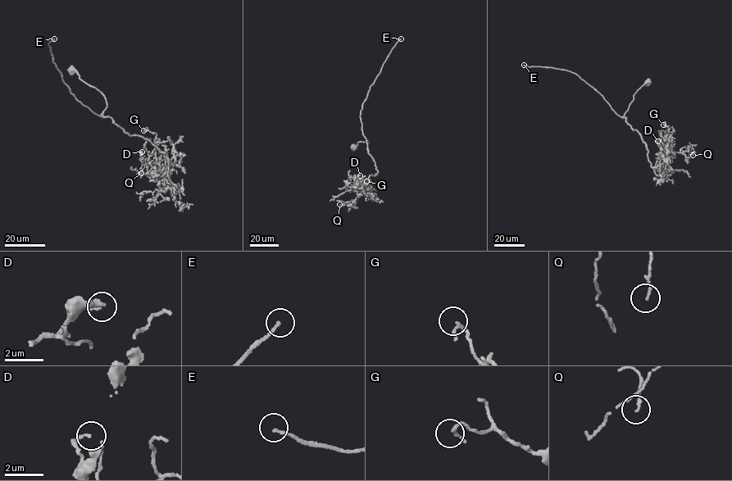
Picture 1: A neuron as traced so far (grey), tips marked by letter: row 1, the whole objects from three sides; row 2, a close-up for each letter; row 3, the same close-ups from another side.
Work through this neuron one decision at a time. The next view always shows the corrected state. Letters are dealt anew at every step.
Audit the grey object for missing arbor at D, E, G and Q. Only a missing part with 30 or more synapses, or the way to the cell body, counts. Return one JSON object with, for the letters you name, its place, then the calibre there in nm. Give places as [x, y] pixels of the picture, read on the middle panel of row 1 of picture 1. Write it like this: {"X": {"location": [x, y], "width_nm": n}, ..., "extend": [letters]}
{"E": {"location": [401, 38], "width_nm": 140}, "extend": ["E"]}

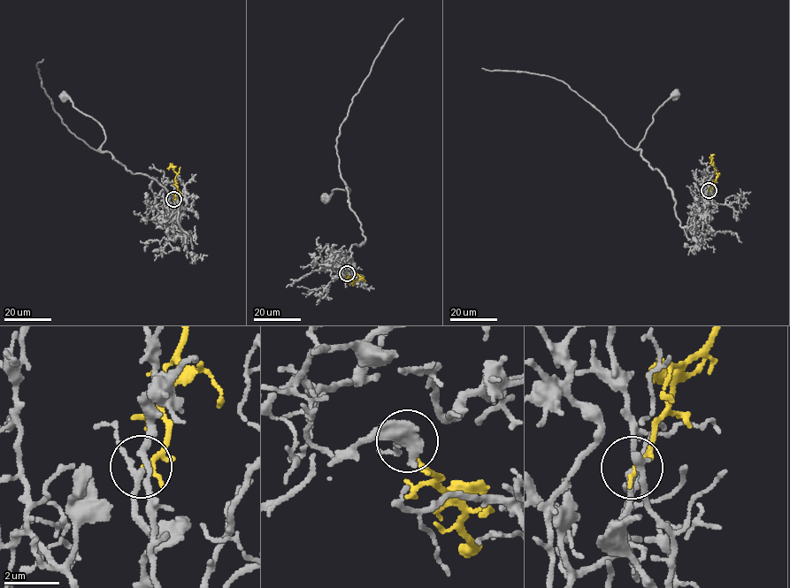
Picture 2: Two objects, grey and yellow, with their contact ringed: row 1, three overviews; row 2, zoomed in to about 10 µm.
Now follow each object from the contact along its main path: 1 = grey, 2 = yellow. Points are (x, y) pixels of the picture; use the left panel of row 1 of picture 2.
1: (173, 199), (179, 224), (189, 235), (178, 222), (174, 195), (101, 150), (103, 129), (65, 95)
2: (173, 199), (177, 187), (176, 173), (172, 164)

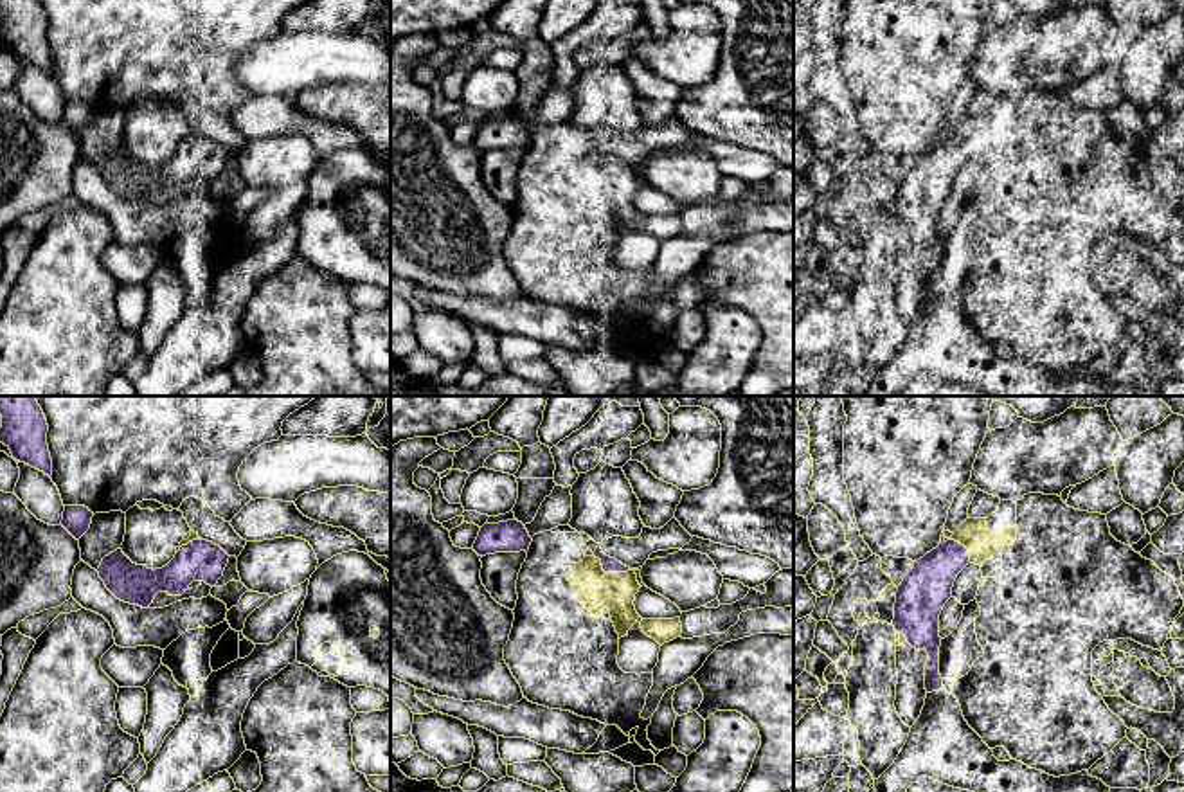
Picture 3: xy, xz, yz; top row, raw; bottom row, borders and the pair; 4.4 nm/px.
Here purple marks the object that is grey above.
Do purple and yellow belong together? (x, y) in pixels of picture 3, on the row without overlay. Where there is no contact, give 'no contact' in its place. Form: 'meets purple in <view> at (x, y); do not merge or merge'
meets purple in xz at (610, 168); merge

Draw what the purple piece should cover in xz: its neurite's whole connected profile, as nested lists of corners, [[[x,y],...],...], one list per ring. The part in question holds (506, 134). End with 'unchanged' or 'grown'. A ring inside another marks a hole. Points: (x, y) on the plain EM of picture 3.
[[[515,115],[498,121],[484,121],[471,146],[479,153],[495,149],[527,149],[531,139],[533,135],[525,122]]]; unchanged

